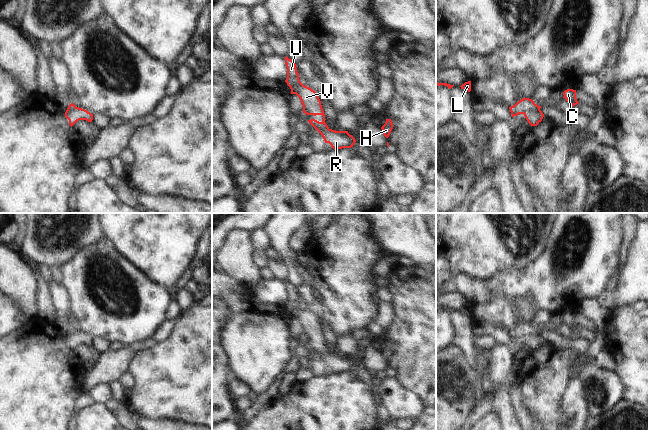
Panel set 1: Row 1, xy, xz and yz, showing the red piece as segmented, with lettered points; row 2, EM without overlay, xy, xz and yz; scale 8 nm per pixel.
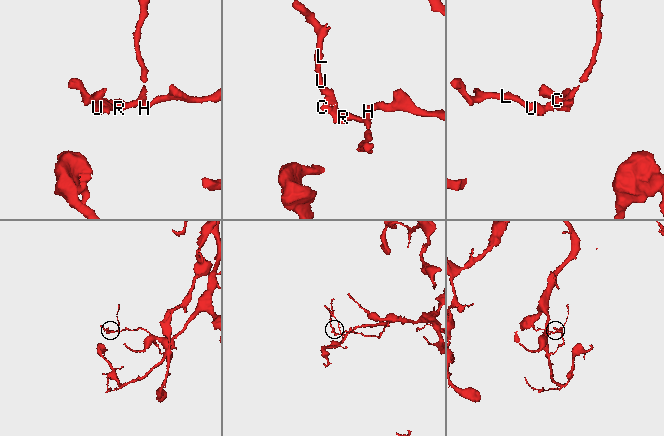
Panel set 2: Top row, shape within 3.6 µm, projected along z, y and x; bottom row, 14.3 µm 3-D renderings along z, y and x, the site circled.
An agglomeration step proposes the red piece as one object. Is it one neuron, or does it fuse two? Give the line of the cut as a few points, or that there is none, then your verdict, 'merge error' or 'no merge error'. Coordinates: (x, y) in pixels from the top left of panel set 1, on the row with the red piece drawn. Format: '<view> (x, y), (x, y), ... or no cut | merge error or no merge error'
yz (539, 109), (530, 109), (522, 113) | merge error

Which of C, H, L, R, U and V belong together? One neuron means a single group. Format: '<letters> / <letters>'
C H R V / L U

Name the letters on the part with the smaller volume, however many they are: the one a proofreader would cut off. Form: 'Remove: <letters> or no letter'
Remove: L, U

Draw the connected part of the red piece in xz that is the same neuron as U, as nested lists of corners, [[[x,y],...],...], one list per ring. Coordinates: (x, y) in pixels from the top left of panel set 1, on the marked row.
[[[287,56],[285,57],[285,64],[287,67],[287,79],[290,82],[295,83],[297,80],[299,80],[296,64]]]

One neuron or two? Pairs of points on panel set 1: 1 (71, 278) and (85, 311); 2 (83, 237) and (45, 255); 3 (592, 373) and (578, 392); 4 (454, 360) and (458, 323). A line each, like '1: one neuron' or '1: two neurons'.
1: one neuron
2: one neuron
3: two neurons
4: two neurons

